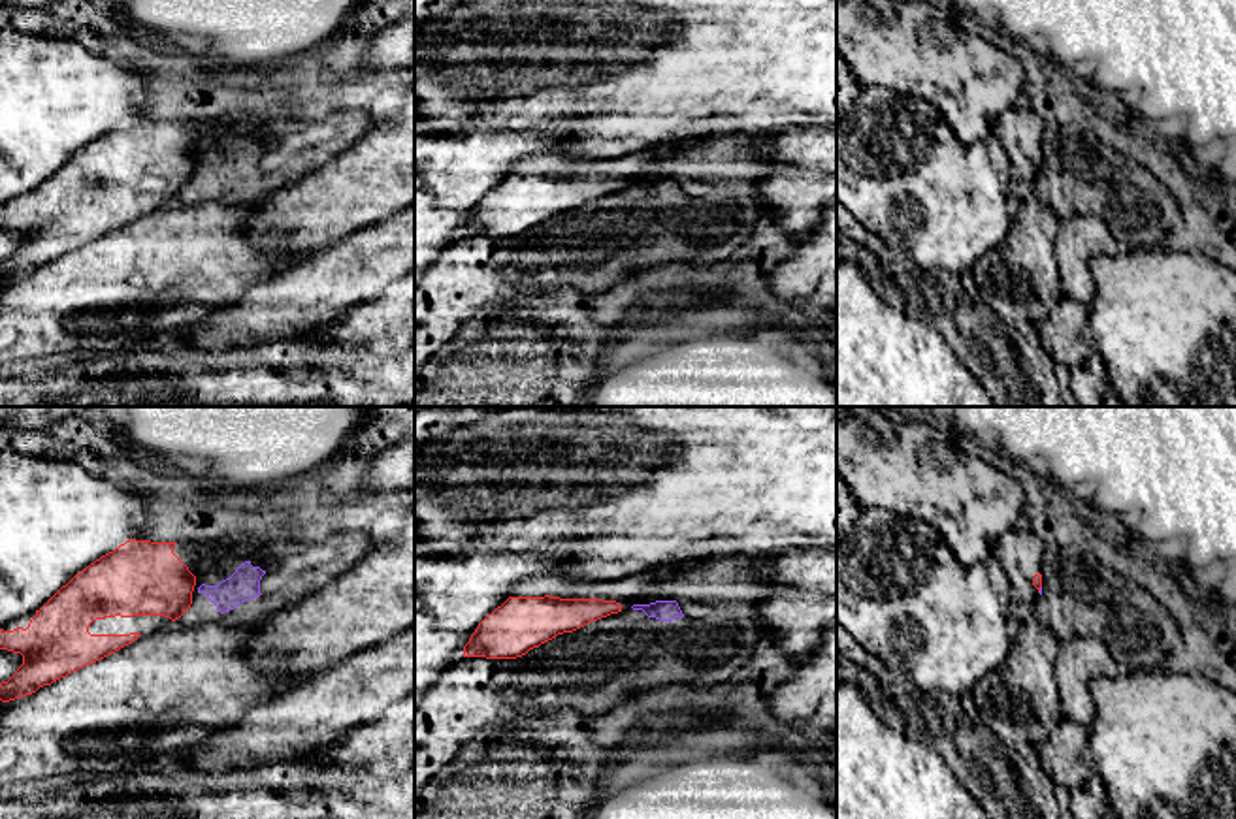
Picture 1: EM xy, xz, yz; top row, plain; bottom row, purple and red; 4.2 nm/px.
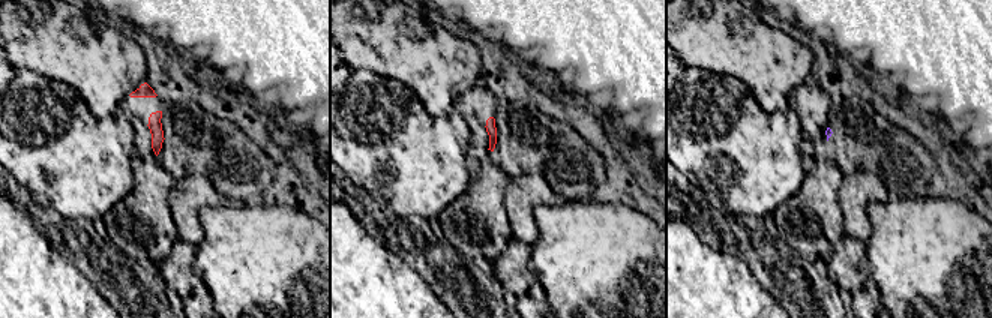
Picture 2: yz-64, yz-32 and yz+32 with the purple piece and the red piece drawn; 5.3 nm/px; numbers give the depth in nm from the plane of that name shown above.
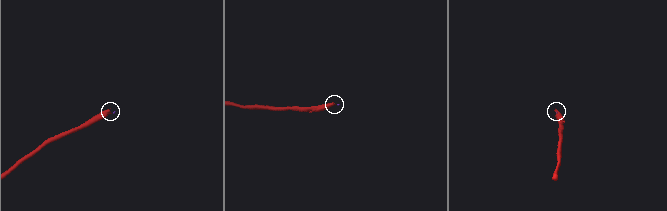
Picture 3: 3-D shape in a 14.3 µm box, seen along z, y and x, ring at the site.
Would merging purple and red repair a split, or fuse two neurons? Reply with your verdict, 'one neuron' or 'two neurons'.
two neurons

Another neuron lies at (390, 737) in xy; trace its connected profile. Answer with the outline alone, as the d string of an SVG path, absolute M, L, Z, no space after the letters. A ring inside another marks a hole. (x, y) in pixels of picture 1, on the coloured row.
M415 687L375 719L317 751L317 757L341 766L415 764Z

